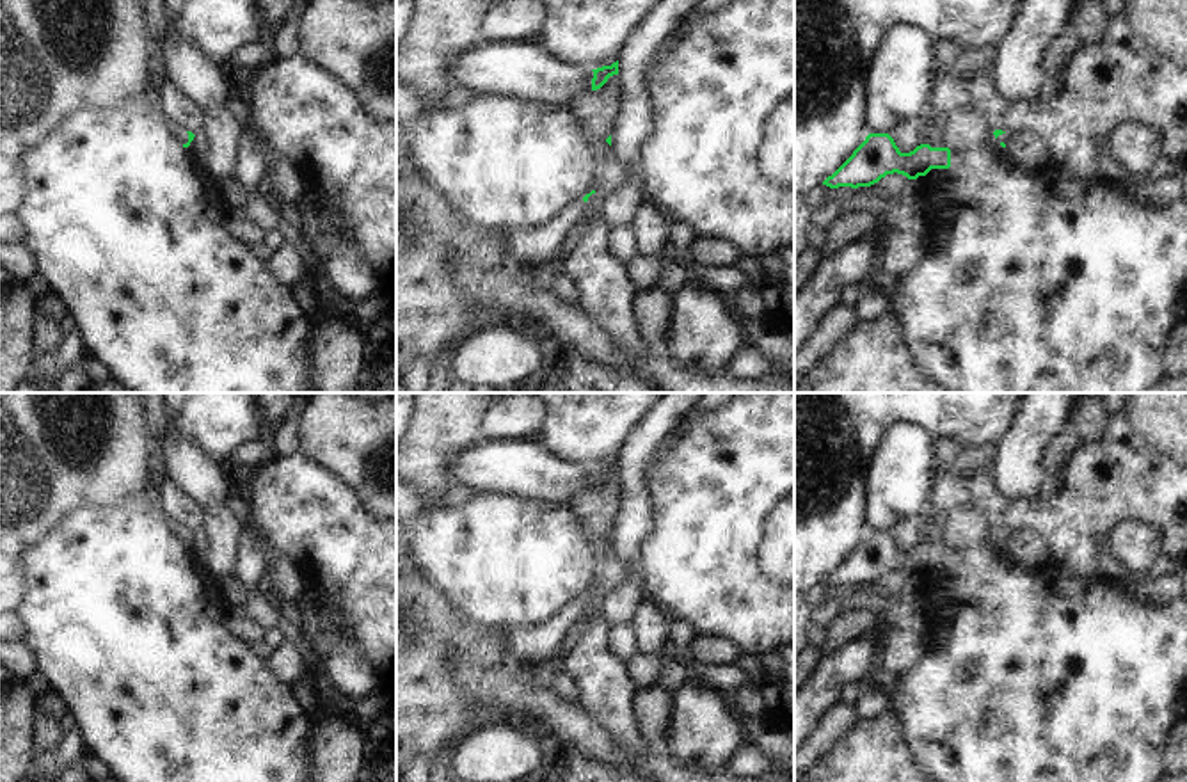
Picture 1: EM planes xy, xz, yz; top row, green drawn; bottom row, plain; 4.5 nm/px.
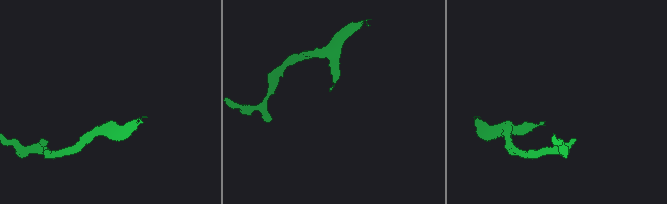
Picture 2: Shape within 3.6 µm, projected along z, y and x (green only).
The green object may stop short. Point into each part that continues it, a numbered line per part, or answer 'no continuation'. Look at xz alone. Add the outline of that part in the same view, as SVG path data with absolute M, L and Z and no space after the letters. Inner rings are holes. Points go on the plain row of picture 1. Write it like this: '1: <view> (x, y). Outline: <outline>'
no continuation.

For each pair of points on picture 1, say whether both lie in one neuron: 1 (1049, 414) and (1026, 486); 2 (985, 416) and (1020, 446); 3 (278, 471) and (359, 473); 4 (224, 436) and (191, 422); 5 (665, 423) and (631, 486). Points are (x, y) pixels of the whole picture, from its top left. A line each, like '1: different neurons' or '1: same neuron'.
1: same neuron
2: different neurons
3: different neurons
4: same neuron
5: same neuron

